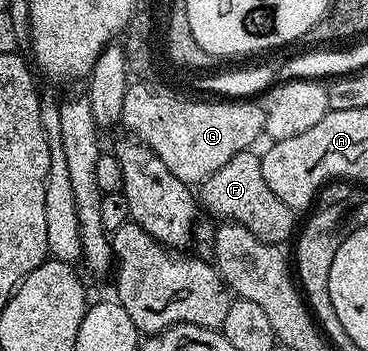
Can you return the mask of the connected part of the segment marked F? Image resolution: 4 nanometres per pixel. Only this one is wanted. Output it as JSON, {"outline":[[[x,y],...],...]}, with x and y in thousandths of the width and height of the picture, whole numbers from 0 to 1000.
{"outline":[[[682,425],[660,427],[636,442],[592,490],[582,490],[549,521],[538,541],[538,575],[609,632],[641,632],[658,650],[690,661],[701,684],[742,695],[772,695],[783,675],[796,675],[807,652],[807,601],[791,598],[723,524],[723,501],[712,501],[707,439]]]}

